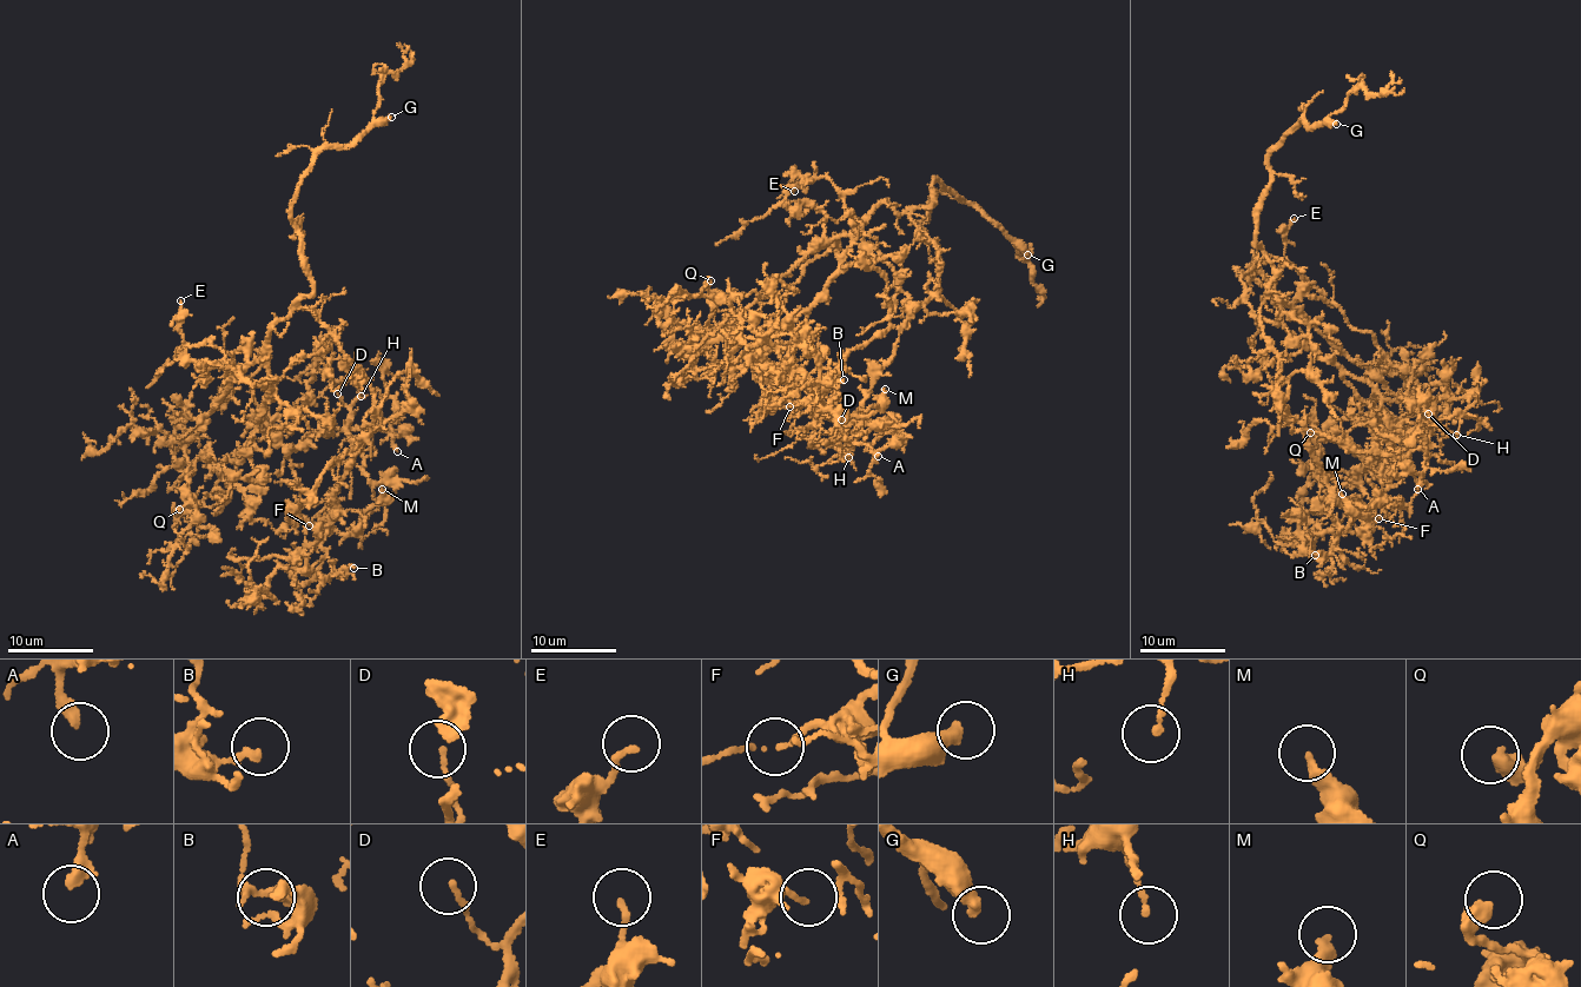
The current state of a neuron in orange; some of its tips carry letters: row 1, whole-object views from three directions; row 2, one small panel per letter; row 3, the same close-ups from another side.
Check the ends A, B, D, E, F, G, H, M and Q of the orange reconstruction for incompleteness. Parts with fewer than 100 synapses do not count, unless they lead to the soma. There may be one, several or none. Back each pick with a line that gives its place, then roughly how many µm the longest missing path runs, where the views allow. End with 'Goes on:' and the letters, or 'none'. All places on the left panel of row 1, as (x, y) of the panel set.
G: at (391, 117); about 30 µm are missing
Goes on: G

